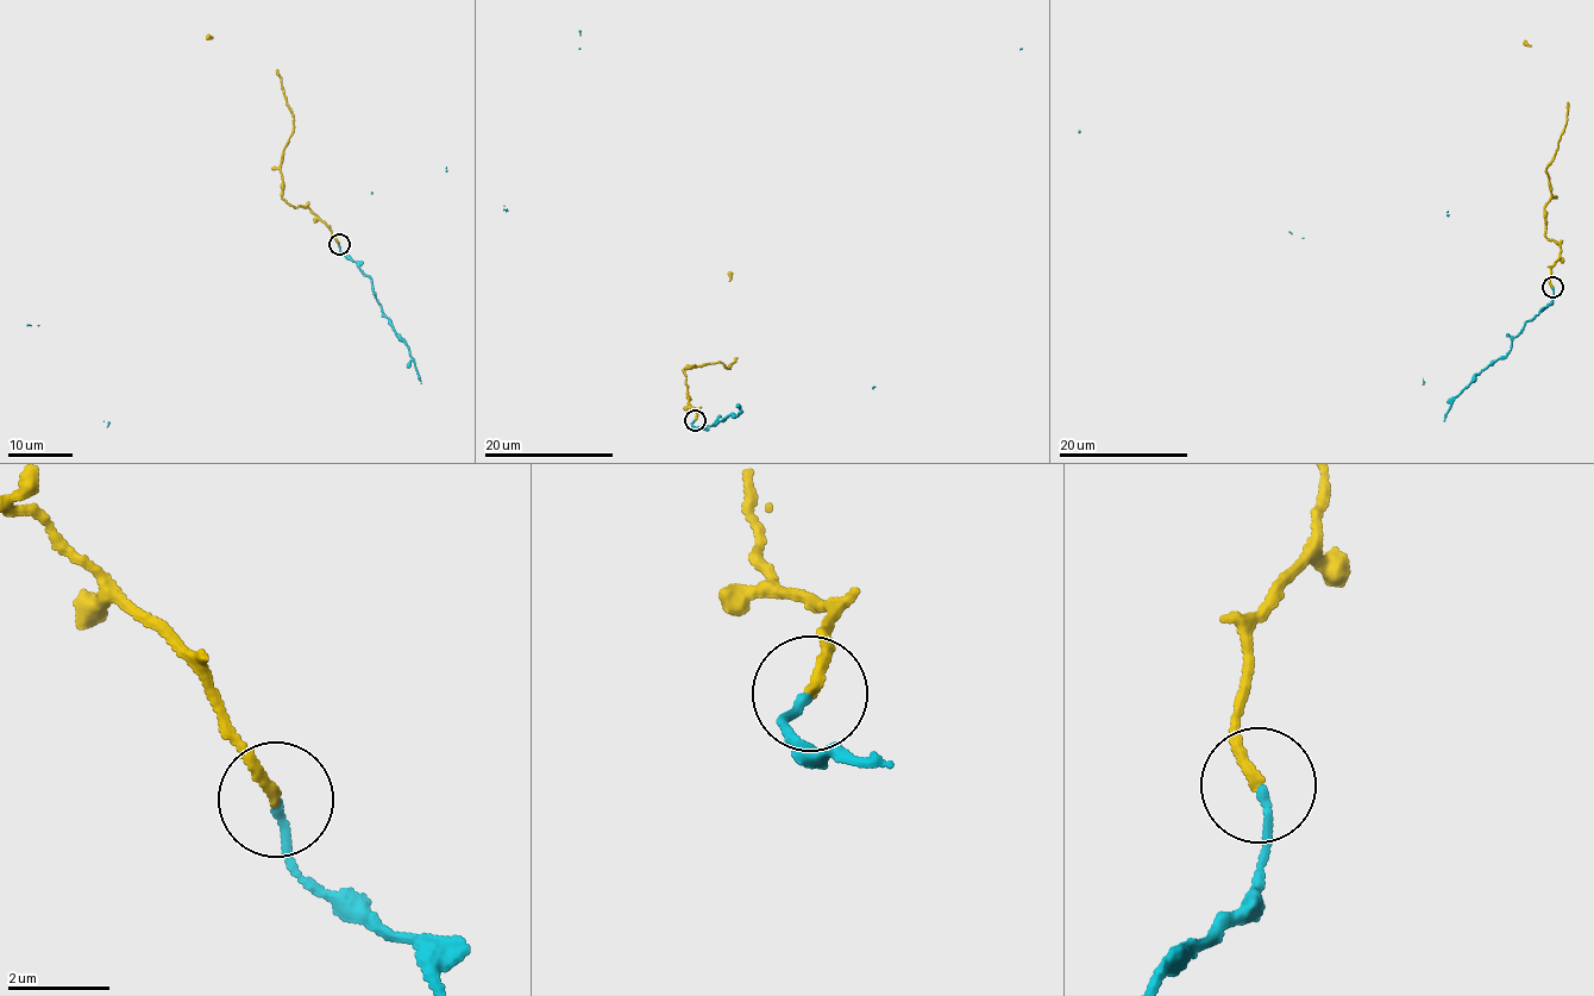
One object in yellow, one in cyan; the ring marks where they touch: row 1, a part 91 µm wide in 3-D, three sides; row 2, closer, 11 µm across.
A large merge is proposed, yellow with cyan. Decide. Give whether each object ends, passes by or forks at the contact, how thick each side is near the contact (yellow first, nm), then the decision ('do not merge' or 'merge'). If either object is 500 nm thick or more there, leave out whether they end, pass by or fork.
yellow ends there; cyan ends there; 200 nm thick on the yellow side, 160 nm on the other; merge

